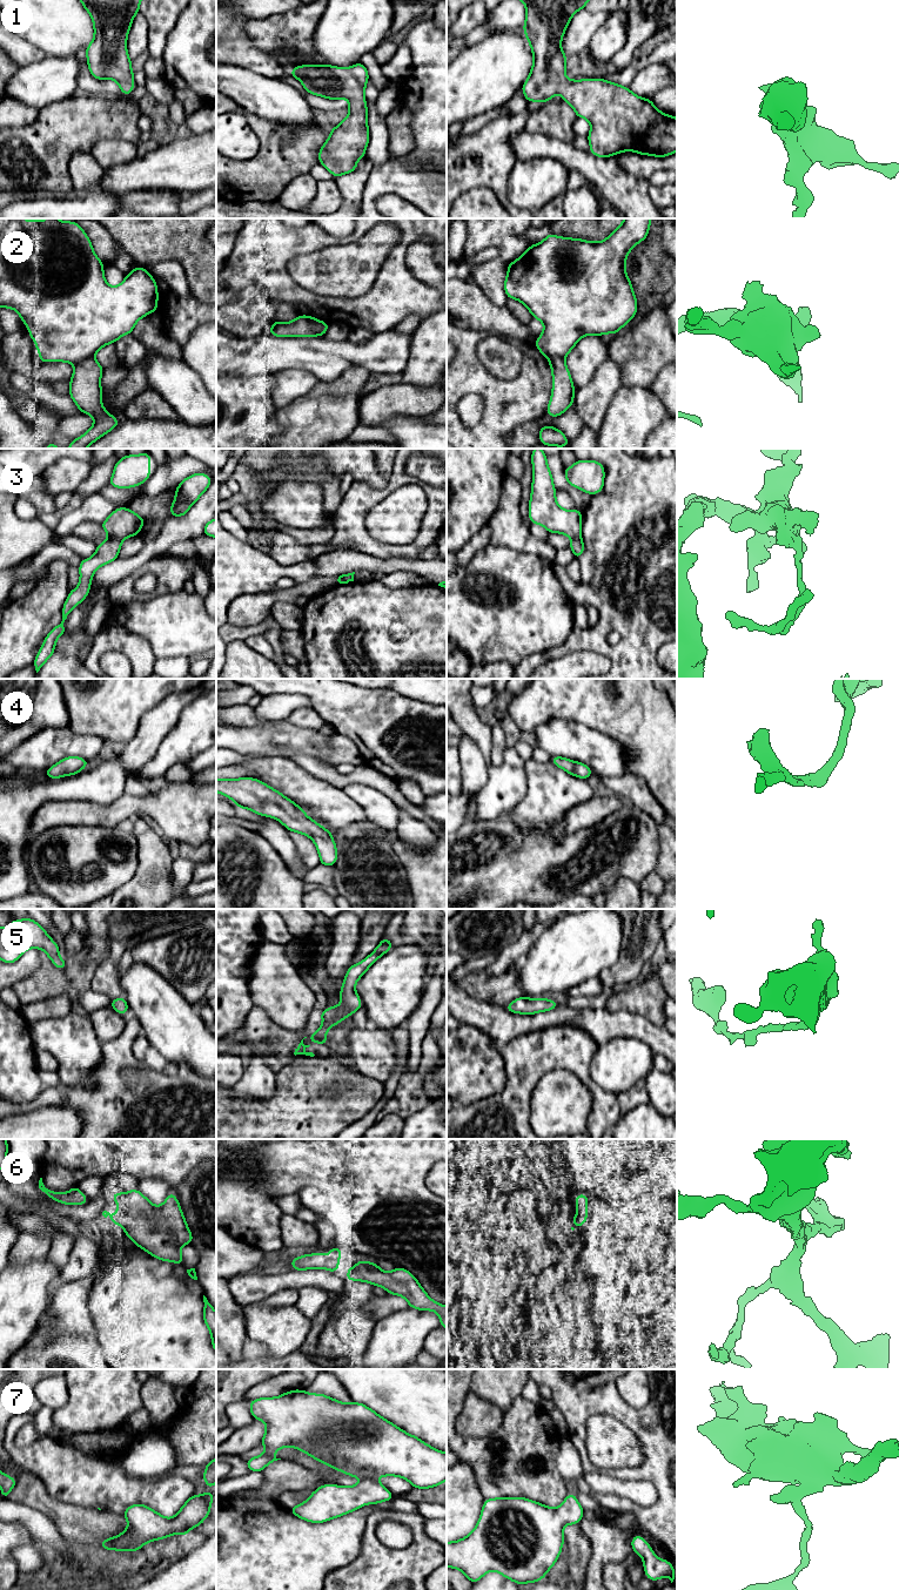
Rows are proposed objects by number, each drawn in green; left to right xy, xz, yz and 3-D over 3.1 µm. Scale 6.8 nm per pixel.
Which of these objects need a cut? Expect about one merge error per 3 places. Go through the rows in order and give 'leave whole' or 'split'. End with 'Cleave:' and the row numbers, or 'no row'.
1: leave whole
2: split
3: split
4: leave whole
5: leave whole
6: leave whole
7: leave whole
Cleave: 2, 3

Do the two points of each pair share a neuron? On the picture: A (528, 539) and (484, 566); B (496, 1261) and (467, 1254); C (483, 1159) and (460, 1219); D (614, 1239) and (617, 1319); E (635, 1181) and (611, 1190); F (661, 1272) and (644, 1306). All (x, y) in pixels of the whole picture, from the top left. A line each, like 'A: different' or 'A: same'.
A: different
B: same
C: same
D: same
E: same
F: same

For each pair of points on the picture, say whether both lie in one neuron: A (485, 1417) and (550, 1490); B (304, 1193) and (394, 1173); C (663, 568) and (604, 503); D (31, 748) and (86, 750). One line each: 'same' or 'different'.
A: different
B: different
C: same
D: same

